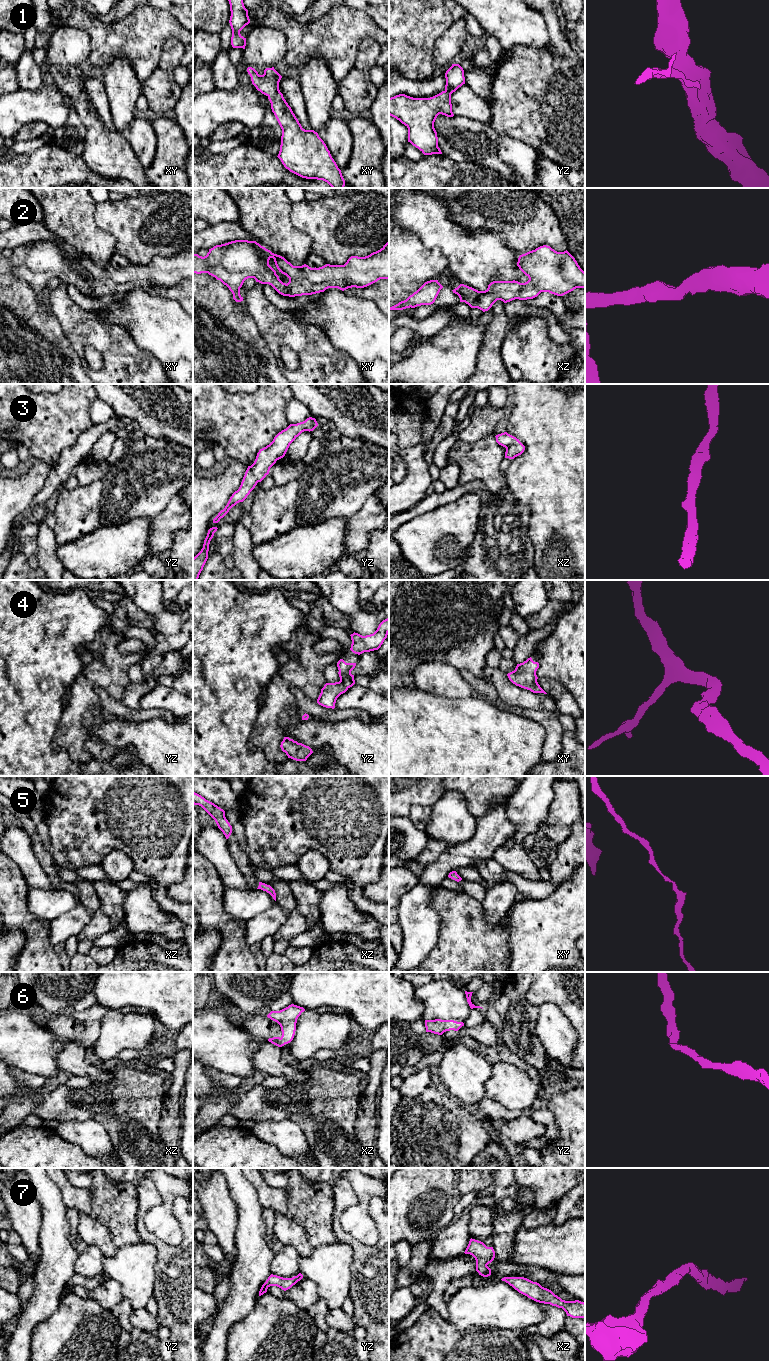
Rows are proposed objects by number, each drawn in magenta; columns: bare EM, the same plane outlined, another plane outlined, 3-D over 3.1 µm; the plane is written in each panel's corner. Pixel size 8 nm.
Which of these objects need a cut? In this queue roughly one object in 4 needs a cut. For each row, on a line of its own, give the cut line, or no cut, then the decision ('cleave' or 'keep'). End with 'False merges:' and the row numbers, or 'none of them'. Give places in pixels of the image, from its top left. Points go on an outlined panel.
1: cut none; keep
2: cut none; keep
3: cut none; keep
4: cut none; keep
5: cut none; keep
6: cut none; keep
7: cut none; keep
False merges: none of them

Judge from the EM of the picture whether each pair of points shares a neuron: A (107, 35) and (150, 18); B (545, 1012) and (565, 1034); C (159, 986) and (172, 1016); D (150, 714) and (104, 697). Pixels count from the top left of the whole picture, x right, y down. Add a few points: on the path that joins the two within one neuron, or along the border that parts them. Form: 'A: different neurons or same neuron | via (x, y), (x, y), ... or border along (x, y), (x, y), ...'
A: same neuron | via (118, 35), (133, 35), (139, 29)
B: same neuron | via (550, 1017), (560, 1029)
C: same neuron | via (163, 993), (163, 1002), (170, 1009)
D: same neuron | via (139, 714), (129, 714), (115, 707)

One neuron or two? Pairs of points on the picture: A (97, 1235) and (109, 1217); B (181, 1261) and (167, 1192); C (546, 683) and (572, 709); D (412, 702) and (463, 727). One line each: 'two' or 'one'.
A: two
B: two
C: one
D: one

